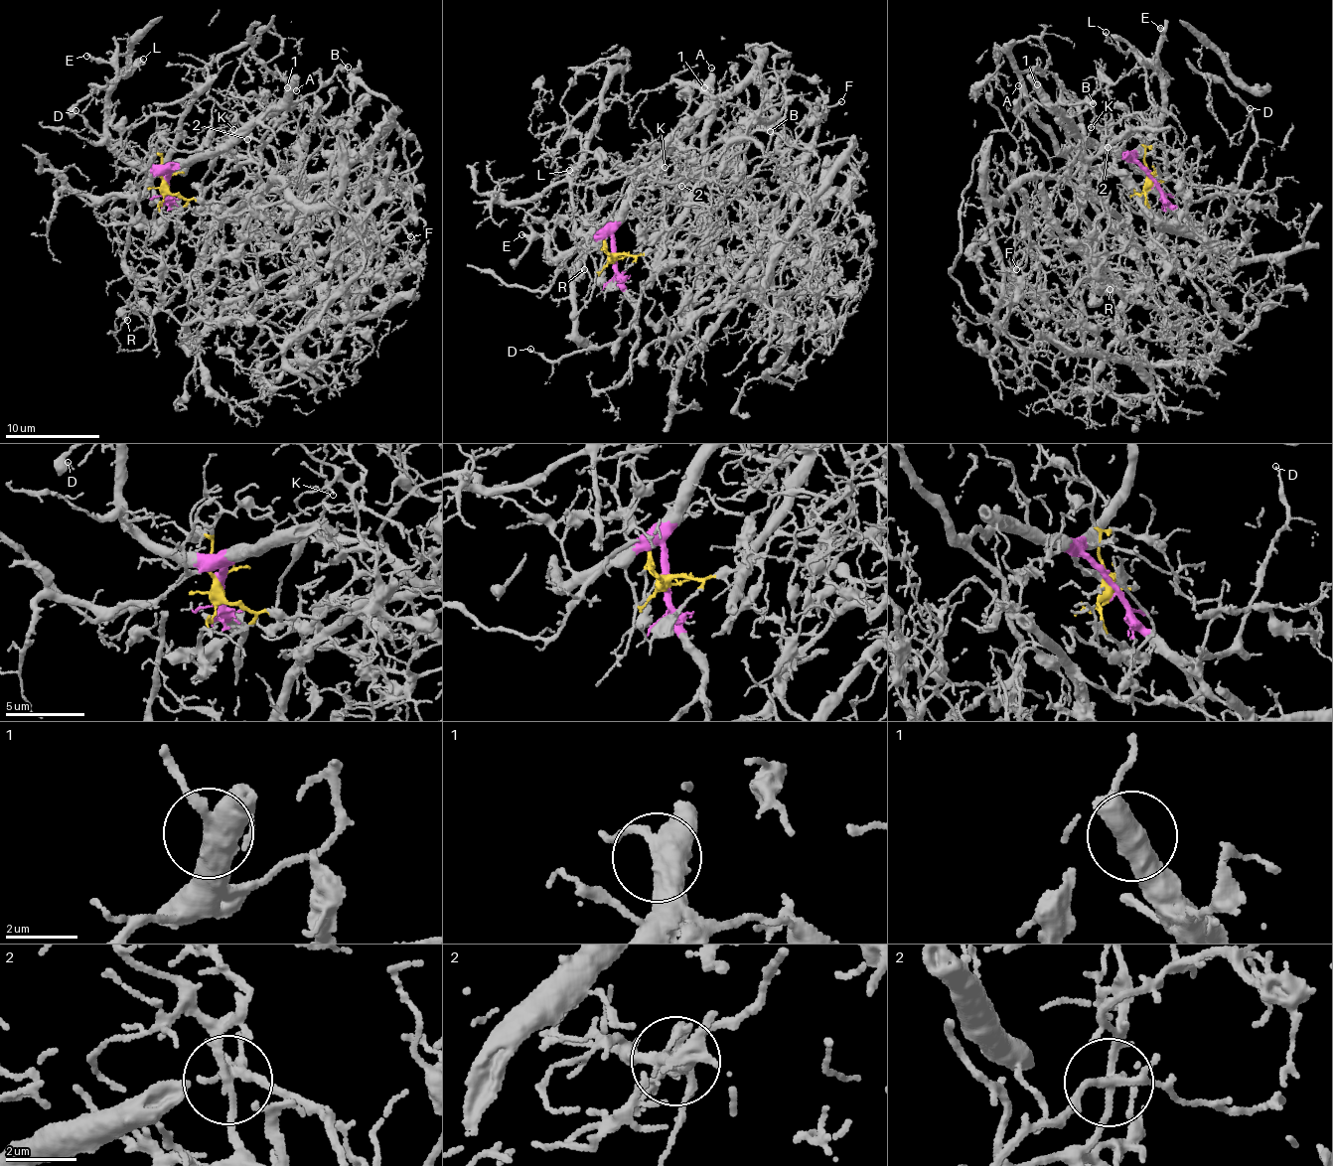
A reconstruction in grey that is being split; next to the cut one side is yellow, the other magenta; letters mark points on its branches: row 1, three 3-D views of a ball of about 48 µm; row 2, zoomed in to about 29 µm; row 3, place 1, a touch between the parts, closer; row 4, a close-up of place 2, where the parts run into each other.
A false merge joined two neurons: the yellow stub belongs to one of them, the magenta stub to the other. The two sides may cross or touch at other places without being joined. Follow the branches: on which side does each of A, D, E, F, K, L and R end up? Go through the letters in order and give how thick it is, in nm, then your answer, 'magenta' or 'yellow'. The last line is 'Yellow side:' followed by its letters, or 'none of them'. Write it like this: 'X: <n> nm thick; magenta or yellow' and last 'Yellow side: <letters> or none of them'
A: 110 nm thick; magenta
D: 140 nm thick; magenta
E: 280 nm thick; magenta
F: 180 nm thick; yellow
K: 100 nm thick; yellow
L: 110 nm thick; magenta
R: 240 nm thick; yellow
Yellow side: F, K, R

